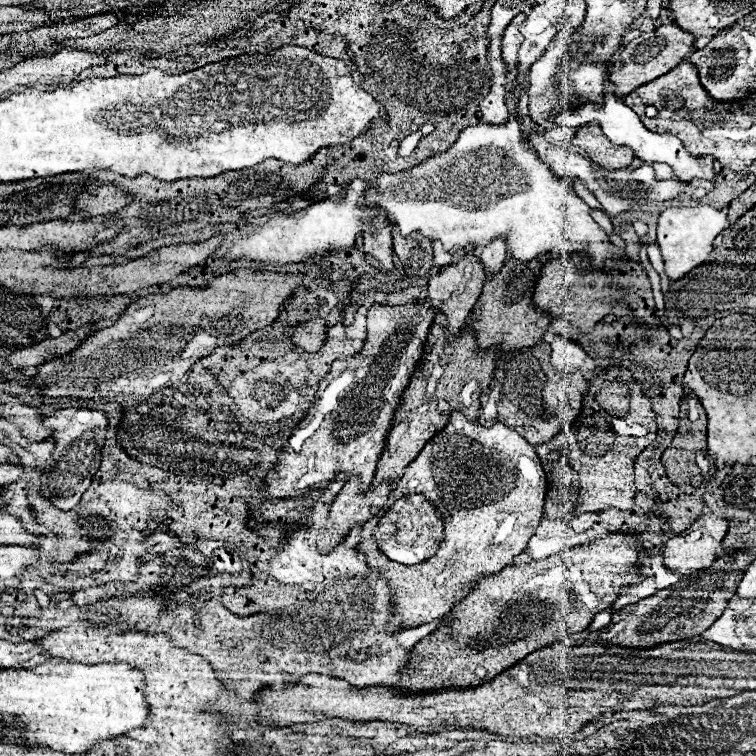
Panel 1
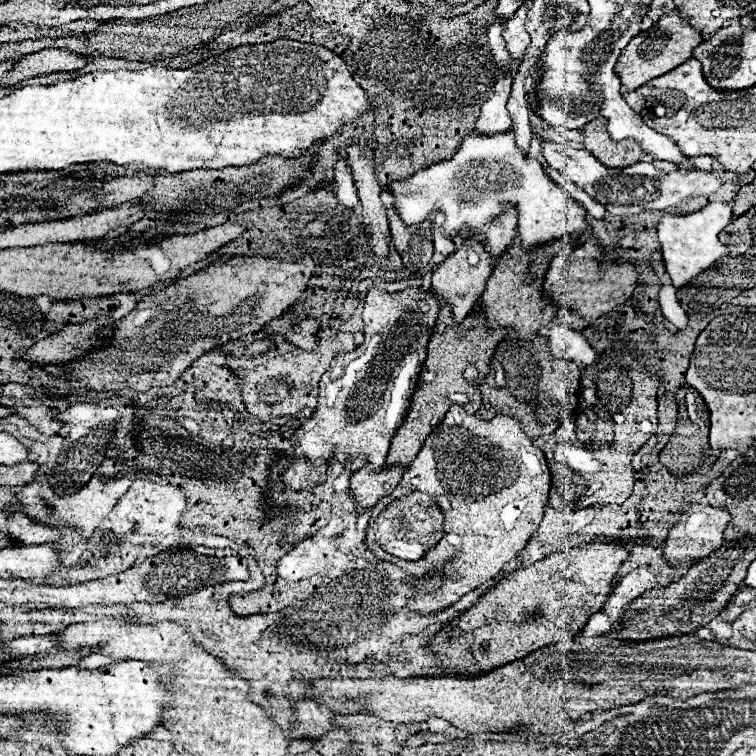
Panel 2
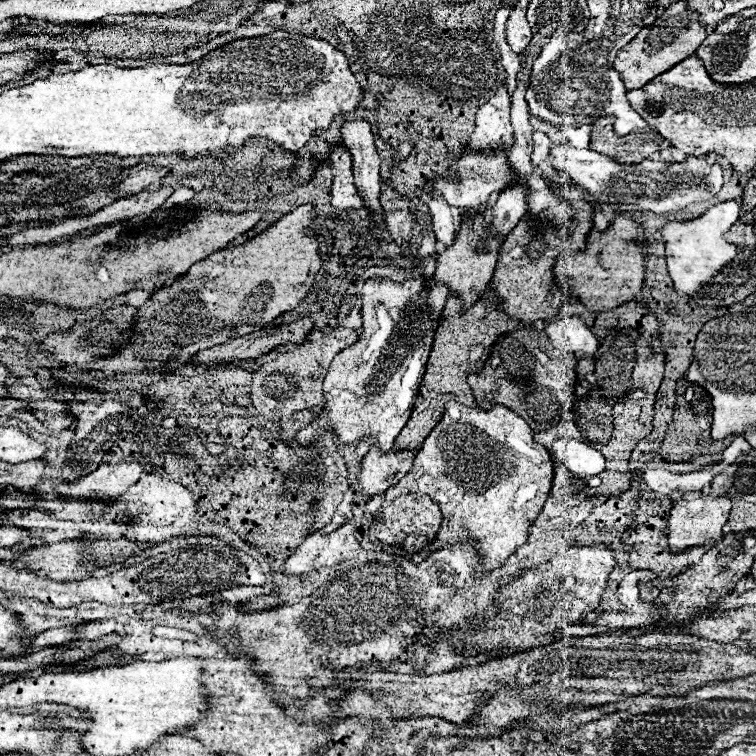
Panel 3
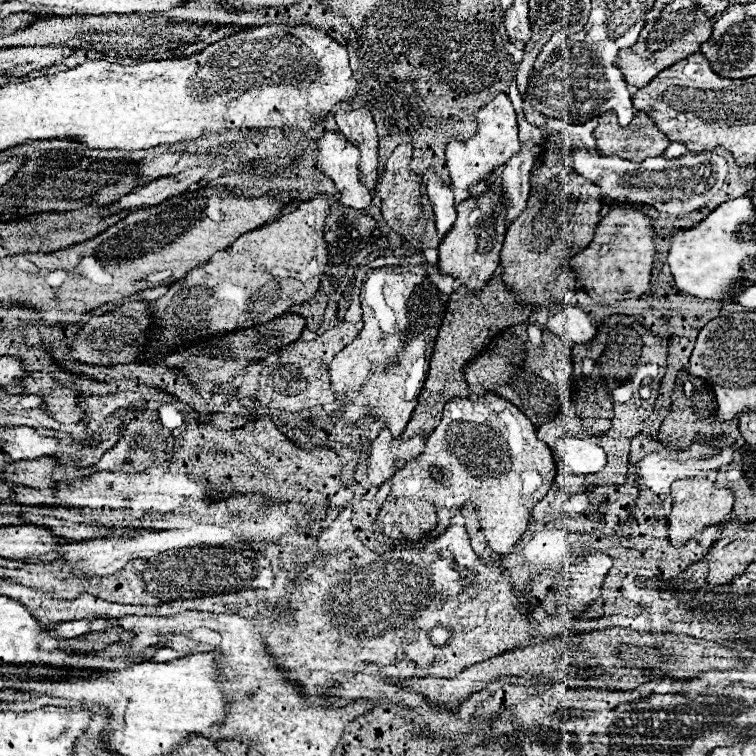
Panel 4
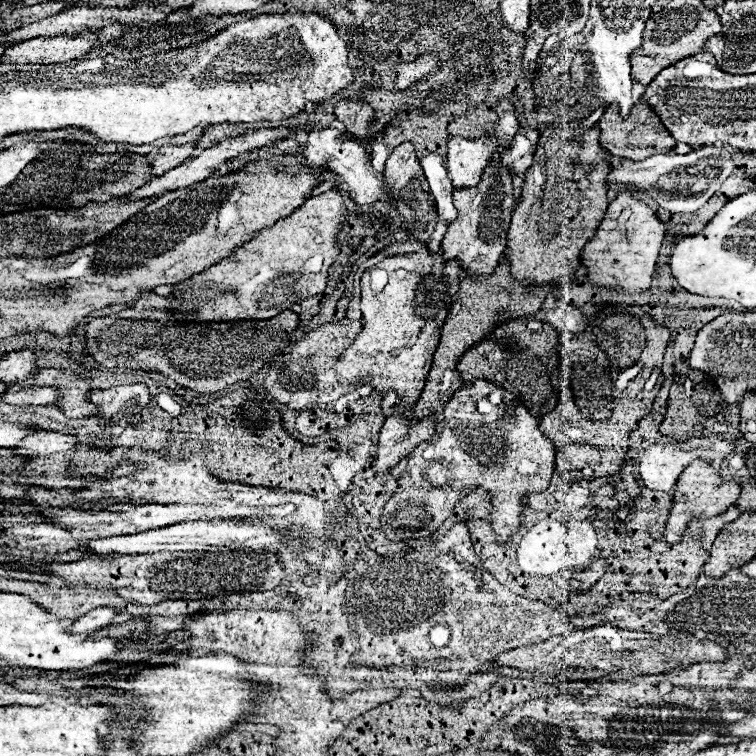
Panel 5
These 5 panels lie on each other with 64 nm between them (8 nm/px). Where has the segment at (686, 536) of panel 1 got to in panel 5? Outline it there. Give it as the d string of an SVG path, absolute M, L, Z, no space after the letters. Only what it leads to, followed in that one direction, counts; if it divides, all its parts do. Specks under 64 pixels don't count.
M702 459L693 461L678 477L676 500L674 500L674 506L670 510L670 522L666 526L666 540L668 542L678 542L682 538L684 526L690 522L692 516L702 520L702 518L722 514L730 508L730 504L734 504L738 500L738 496L740 496L740 484L738 482L733 480L722 482L721 476L707 461Z

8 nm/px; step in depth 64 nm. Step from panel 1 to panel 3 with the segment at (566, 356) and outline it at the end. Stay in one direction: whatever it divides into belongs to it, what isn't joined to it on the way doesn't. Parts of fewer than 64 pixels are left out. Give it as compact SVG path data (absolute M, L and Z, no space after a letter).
M582 316L554 318L546 326L546 334L556 348L576 356L590 356L598 348L598 340Z

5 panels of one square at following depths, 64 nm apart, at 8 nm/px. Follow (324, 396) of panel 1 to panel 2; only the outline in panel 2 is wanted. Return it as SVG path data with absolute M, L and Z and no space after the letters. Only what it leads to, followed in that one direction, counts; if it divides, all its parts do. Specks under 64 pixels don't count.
M370 288L364 298L364 342L356 346L352 352L338 354L328 372L320 380L320 394L318 394L318 406L310 420L306 420L294 434L294 462L290 468L282 474L282 484L290 490L306 490L314 488L324 482L326 474L320 474L320 464L326 464L328 458L334 454L334 458L344 460L354 458L356 454L364 454L366 460L370 460L374 466L382 466L390 442L394 434L398 432L398 424L402 424L402 418L406 416L406 410L410 408L410 398L414 394L414 386L418 384L418 372L422 372L422 362L426 358L426 344L430 342L430 336L434 334L436 316L440 312L440 296L436 296L432 290L422 288L406 288L402 292L384 292L380 288Z

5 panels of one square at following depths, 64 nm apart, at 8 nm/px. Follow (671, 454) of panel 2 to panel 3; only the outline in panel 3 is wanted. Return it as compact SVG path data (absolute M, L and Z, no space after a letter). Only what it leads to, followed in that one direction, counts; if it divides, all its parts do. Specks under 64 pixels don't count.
M686 378L678 380L678 388L676 388L676 406L674 406L674 414L672 414L672 422L666 428L664 440L662 440L662 456L674 462L680 460L688 460L692 454L698 452L722 452L736 436L728 436L722 442L714 442L710 436L710 426L712 426L712 402L710 396L706 396L706 390L702 390L702 386L688 382Z

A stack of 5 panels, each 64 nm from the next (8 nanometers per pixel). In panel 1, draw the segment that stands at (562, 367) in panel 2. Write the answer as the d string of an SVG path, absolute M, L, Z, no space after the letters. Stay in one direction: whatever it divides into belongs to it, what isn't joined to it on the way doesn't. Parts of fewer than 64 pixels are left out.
M540 340L532 348L504 352L496 358L496 370L482 396L496 400L496 420L510 424L532 446L554 438L564 424L572 424L586 394L586 380L578 372L564 372L550 364L550 346Z

